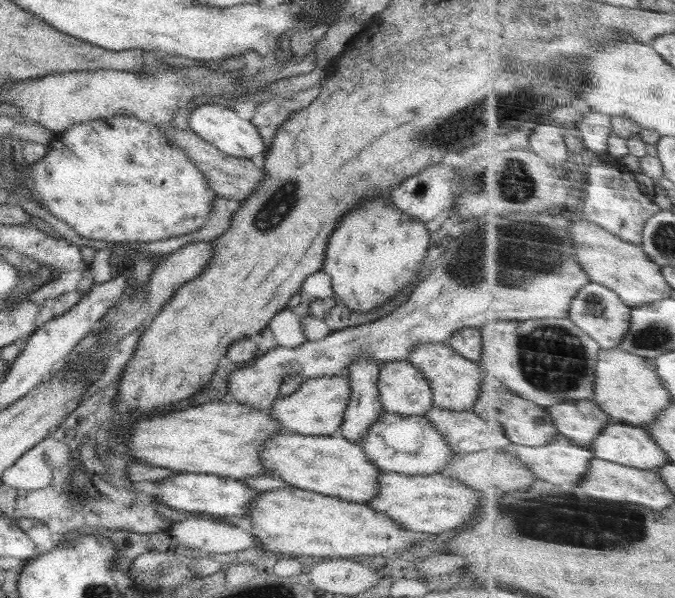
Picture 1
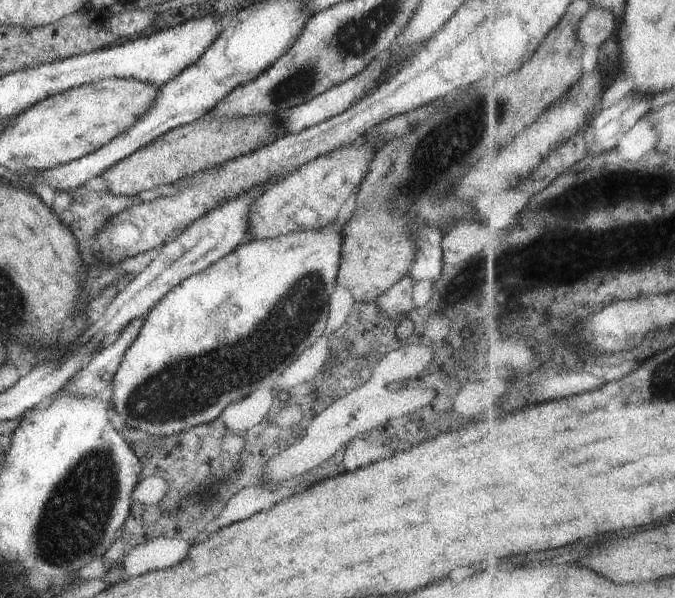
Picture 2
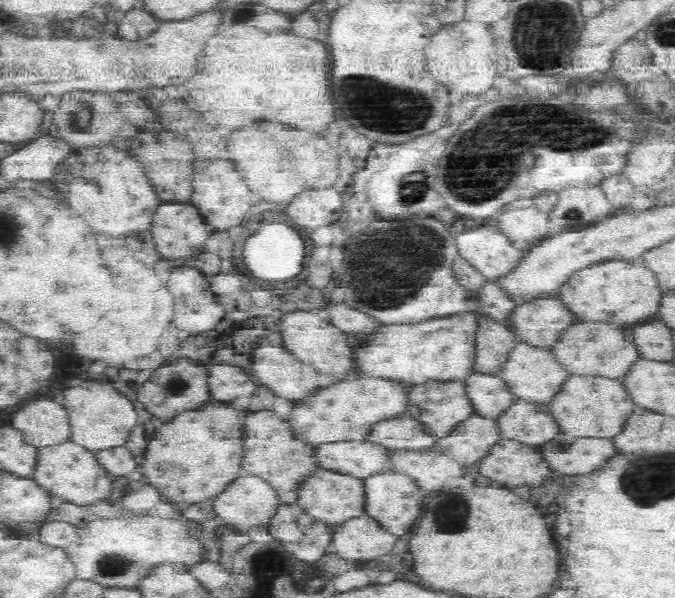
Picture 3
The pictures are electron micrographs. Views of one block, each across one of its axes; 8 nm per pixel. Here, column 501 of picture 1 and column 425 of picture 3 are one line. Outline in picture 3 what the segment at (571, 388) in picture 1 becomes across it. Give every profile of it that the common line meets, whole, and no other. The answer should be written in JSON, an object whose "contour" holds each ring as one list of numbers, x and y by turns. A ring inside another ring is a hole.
{"contour":[[480,309,436,317,414,324,396,323,376,334,372,344,358,348,358,373,398,377,418,384,428,379,467,377,470,374,472,336,477,332,478,320,486,314]]}

